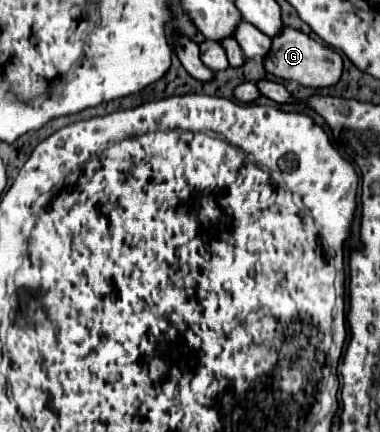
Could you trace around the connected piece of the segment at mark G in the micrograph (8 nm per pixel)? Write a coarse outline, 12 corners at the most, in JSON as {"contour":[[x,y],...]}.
{"contour":[[297,29],[273,37],[263,67],[321,89],[343,71],[339,53]]}

